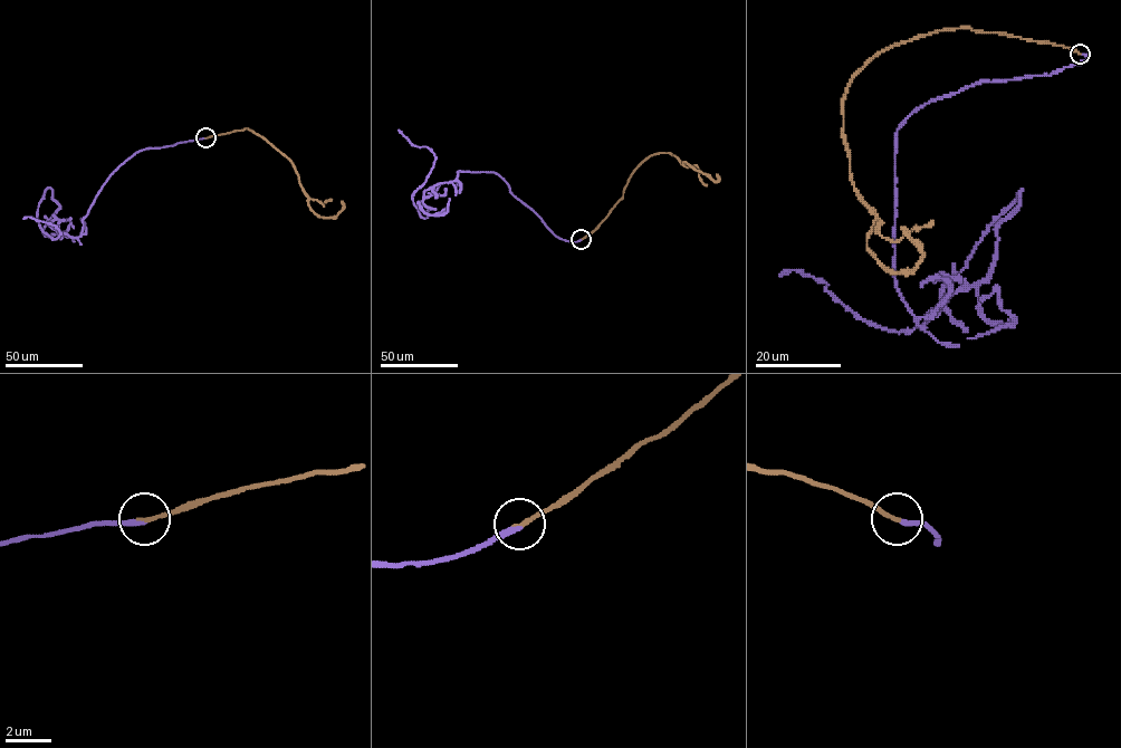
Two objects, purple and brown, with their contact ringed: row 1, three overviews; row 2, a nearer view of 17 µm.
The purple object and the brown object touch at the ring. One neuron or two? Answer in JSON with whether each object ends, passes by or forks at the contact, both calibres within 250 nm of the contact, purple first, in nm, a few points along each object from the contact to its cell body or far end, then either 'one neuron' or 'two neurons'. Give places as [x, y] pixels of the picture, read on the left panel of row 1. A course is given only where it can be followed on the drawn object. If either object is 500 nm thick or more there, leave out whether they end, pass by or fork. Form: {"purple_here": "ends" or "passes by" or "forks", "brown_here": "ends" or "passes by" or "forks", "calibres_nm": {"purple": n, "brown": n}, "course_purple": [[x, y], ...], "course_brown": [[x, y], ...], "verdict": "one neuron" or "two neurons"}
{"purple_here": "ends", "brown_here": "ends", "calibres_nm": {"purple": 220, "brown": 180}, "course_purple": [[206, 137], [130, 157], [78, 237], [49, 226], [59, 208], [50, 188], [37, 218], [59, 236], [22, 219]], "course_brown": [[206, 137], [248, 128], [262, 137], [293, 163], [315, 213], [335, 218], [344, 205], [341, 201]], "verdict": "one neuron"}

